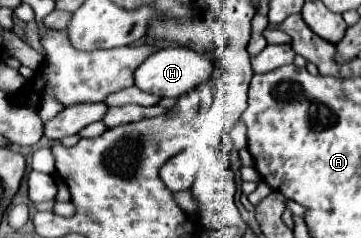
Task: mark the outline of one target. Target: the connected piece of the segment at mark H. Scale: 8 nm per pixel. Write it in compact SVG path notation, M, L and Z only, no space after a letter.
M161 48L159 52L151 54L137 70L135 70L135 86L141 88L143 92L155 94L155 96L169 96L169 98L179 98L181 94L187 94L189 90L197 88L201 82L209 82L221 72L221 68L215 62L213 50L209 54L197 54L195 50L189 48Z

